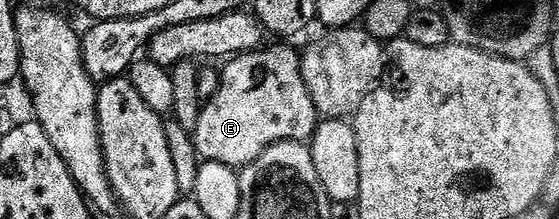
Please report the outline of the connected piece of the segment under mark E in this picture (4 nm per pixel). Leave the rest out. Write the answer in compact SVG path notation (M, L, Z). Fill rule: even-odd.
M264 46L258 51L249 51L245 55L228 58L222 64L219 76L220 85L214 99L202 104L199 120L193 136L196 153L200 160L209 163L224 163L236 169L242 169L254 161L266 147L274 143L307 143L315 134L321 122L313 97L302 79L300 52L291 47Z

